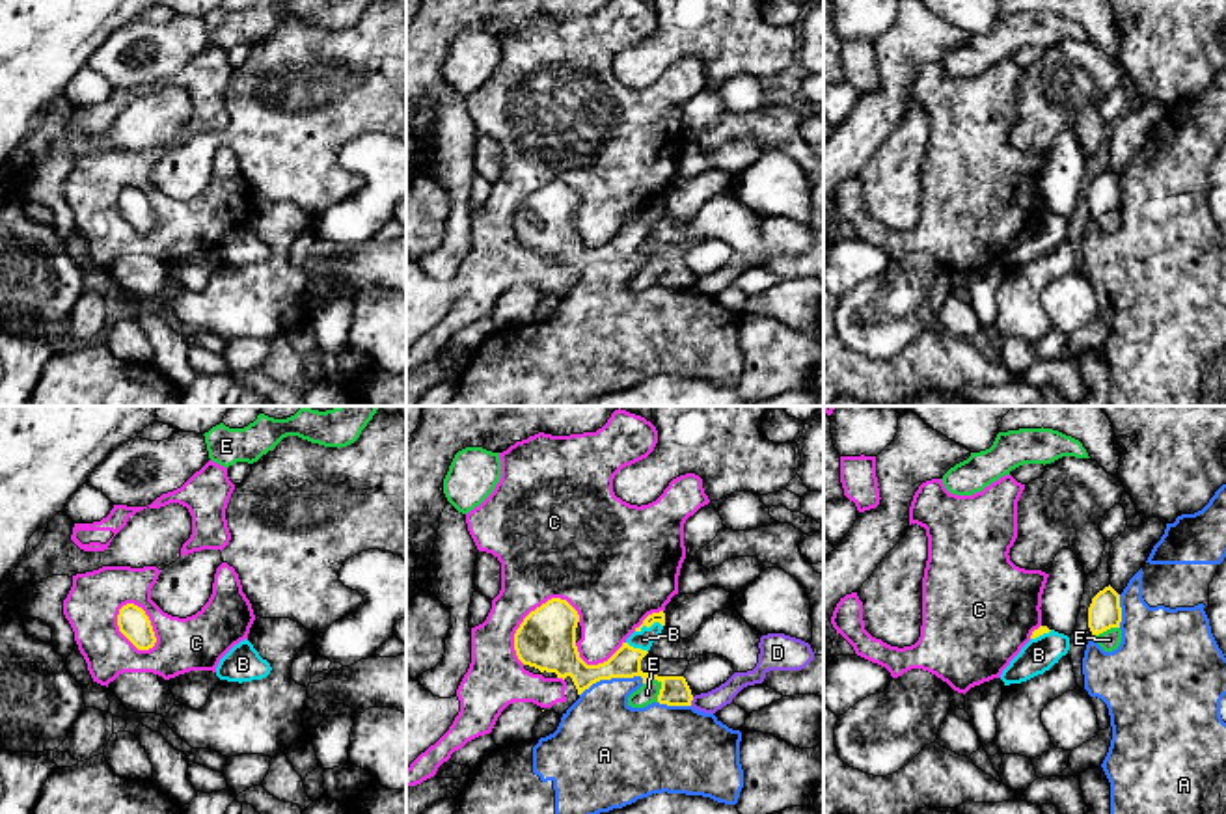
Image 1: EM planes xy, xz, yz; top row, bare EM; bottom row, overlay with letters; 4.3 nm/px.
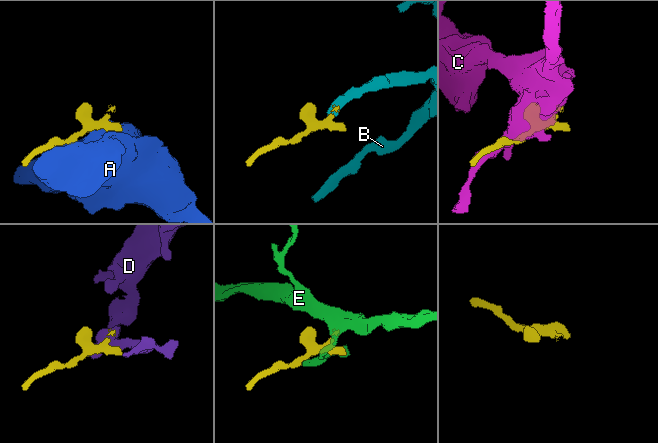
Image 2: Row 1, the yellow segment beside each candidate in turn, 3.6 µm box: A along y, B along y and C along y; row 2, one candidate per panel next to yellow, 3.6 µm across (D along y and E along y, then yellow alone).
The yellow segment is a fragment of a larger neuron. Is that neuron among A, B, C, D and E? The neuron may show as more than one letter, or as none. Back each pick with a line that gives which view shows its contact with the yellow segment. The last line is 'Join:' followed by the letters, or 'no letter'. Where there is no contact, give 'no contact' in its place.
B: meets yellow in xz
Join: B

